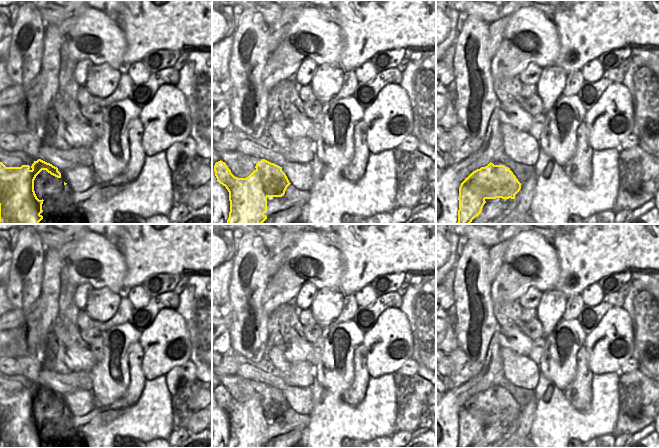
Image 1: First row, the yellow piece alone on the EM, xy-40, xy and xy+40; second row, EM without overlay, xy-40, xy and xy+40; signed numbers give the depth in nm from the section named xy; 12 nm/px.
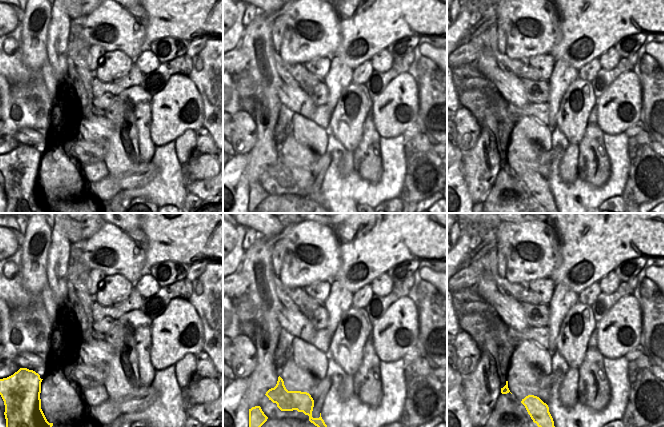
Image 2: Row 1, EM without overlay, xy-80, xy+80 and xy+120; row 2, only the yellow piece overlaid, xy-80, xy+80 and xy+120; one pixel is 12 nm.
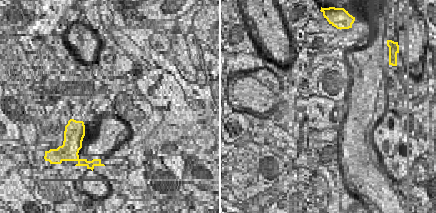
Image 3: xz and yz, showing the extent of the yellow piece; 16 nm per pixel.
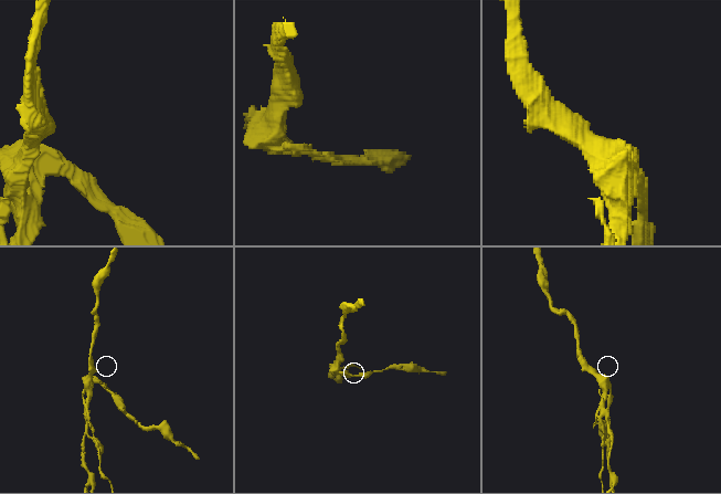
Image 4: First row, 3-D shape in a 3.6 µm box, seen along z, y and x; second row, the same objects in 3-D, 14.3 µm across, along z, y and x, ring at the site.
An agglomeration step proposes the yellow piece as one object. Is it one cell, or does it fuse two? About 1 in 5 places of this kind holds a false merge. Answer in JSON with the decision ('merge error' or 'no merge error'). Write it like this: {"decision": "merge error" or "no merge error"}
{"decision": "merge error"}

